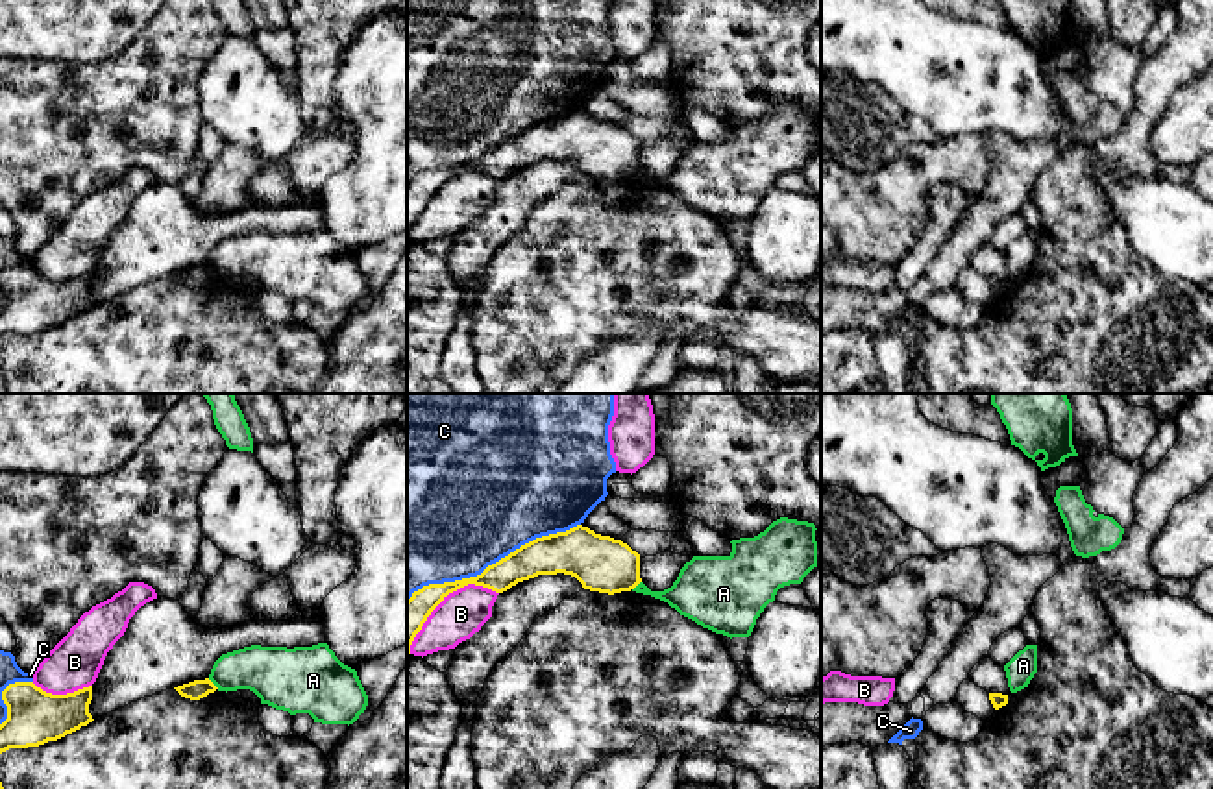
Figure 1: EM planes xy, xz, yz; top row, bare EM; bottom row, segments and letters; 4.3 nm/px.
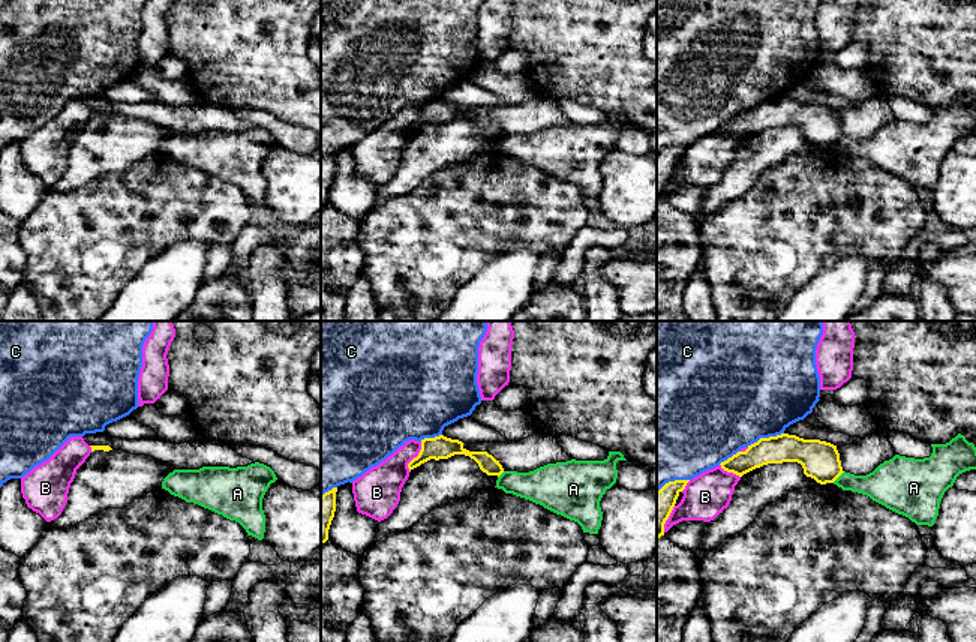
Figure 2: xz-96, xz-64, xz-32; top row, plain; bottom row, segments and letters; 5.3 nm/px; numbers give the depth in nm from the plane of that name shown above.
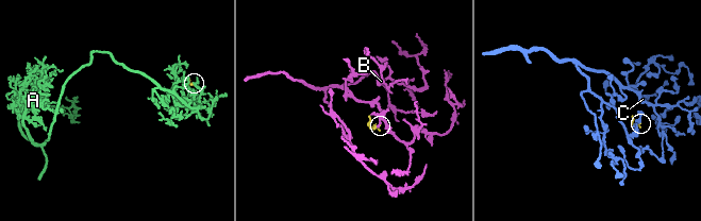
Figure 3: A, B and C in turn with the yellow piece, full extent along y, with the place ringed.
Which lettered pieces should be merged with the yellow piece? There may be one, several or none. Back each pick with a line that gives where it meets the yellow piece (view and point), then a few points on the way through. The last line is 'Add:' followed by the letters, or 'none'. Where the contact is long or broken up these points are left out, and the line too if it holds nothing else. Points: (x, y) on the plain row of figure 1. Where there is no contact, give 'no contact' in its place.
Add: none

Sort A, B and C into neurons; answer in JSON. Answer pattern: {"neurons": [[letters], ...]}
{"neurons": [["A"], ["B"], ["C"]]}

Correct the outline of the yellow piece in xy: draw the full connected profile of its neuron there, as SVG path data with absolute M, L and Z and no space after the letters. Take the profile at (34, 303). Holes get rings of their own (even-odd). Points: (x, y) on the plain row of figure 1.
M15 268L2 277L7 305L0 310L0 340L9 334L39 333L92 309L92 272L52 281L33 268Z

